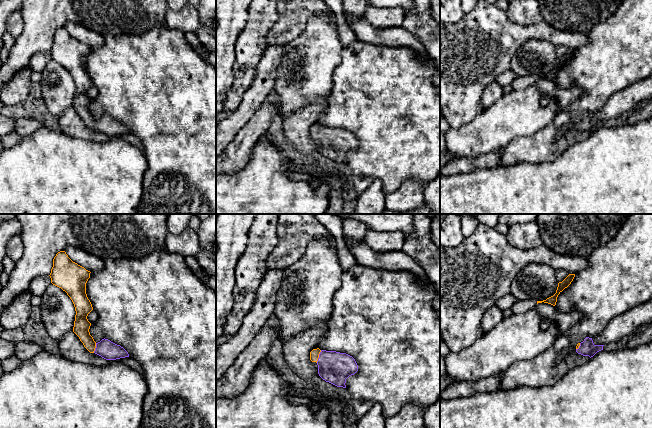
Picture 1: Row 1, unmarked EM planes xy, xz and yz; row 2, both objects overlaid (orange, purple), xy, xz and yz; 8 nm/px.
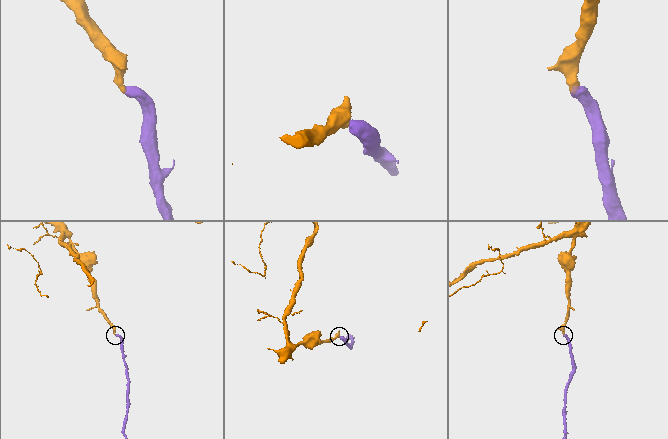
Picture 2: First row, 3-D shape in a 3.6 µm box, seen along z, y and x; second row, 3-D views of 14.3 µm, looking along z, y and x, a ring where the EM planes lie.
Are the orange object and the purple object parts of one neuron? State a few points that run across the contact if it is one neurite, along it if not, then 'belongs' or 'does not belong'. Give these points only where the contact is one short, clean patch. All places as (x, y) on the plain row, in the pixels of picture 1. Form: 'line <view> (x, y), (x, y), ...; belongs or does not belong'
line xz (314, 130), (318, 132), (334, 143); belongs

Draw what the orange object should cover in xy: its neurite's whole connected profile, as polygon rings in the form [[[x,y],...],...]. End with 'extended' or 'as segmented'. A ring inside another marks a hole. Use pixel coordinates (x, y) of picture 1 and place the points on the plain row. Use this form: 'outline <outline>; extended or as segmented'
outline [[[60,27],[53,35],[51,45],[51,59],[67,69],[72,76],[76,91],[73,108],[79,113],[84,123],[106,136],[116,136],[129,133],[128,128],[108,115],[96,119],[90,111],[91,99],[87,92],[93,86],[86,70],[86,59],[90,54],[90,47],[73,38],[65,27]]]; extended

